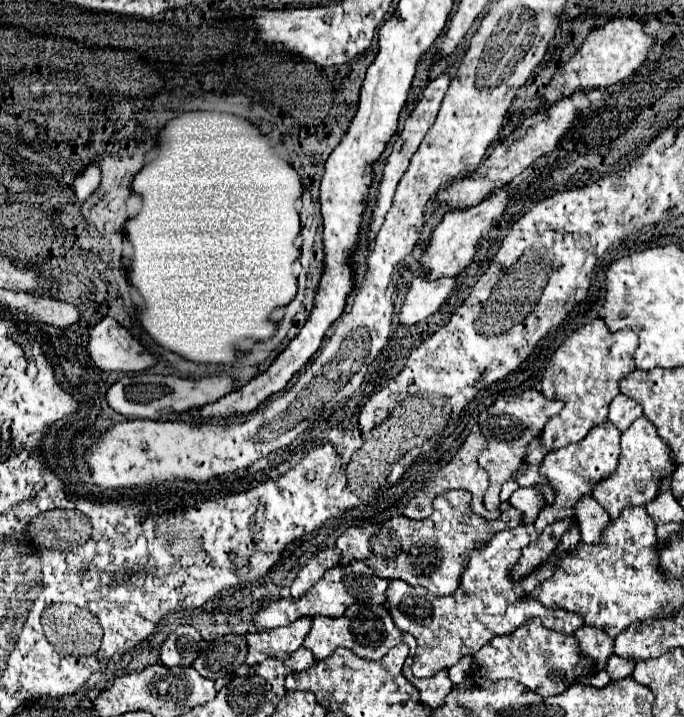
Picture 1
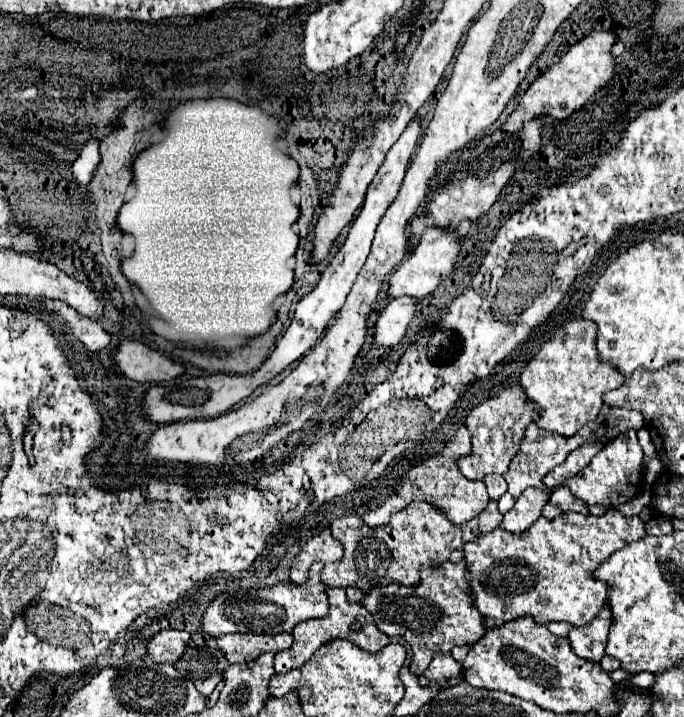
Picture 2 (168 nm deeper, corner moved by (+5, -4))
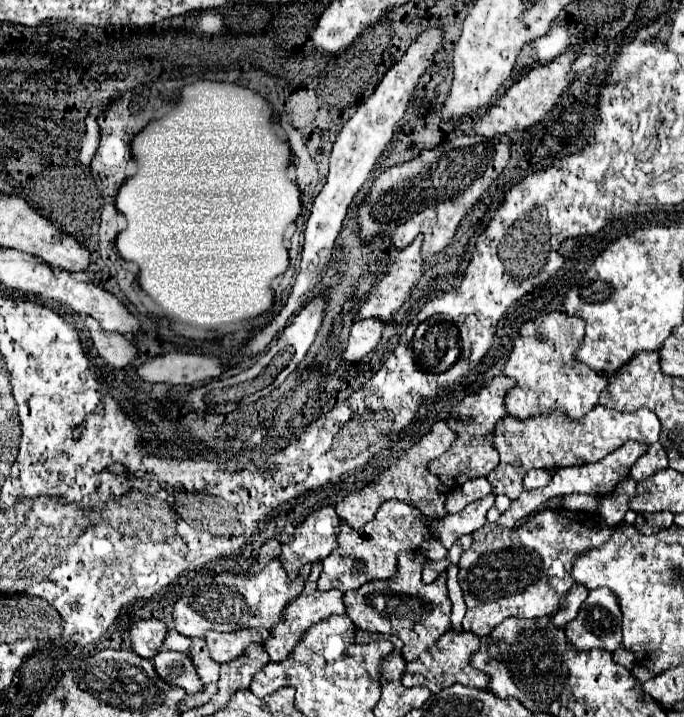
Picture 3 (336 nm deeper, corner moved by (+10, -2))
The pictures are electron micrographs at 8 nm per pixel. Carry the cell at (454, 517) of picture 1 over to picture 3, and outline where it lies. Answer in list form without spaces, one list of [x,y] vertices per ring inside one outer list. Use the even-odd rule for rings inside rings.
[[[490,493],[482,499],[466,505],[462,511],[448,515],[442,521],[432,521],[432,519],[424,517],[422,511],[418,511],[412,505],[406,505],[402,501],[386,501],[378,509],[374,521],[366,523],[358,531],[348,527],[344,521],[340,521],[338,549],[322,561],[318,589],[320,591],[328,591],[328,589],[350,591],[350,589],[358,589],[364,583],[374,581],[374,579],[390,579],[392,575],[398,573],[398,567],[396,567],[398,553],[420,549],[420,545],[424,541],[440,541],[446,549],[450,549],[456,539],[486,525],[486,521],[488,521],[486,513],[492,505],[494,505],[494,495]]]

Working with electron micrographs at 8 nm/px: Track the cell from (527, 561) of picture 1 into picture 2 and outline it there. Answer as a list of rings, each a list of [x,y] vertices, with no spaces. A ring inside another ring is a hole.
[[[609,509],[601,517],[571,511],[553,521],[539,517],[521,535],[497,527],[463,547],[475,605],[491,621],[491,629],[523,615],[531,615],[539,625],[567,621],[573,627],[583,627],[607,605],[607,583],[595,581],[591,577],[593,569],[605,557],[631,541],[639,541],[643,535],[643,521],[623,517],[617,509]]]

